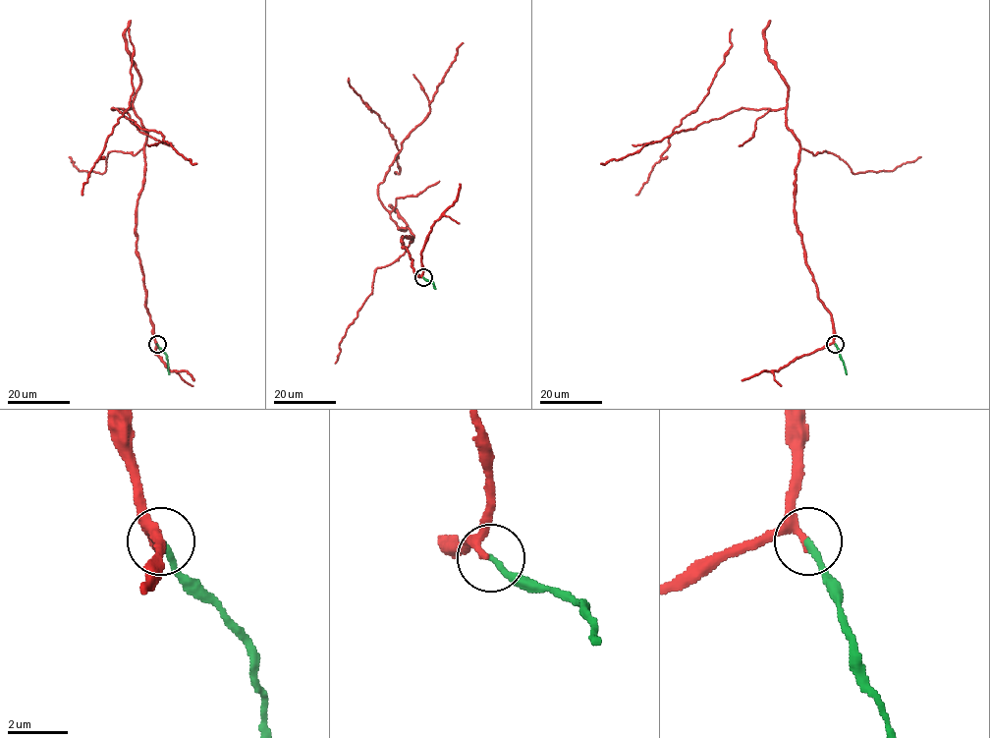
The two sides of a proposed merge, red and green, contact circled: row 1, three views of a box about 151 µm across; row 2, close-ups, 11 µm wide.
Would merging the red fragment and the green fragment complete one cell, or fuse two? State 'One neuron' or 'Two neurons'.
One neuron

